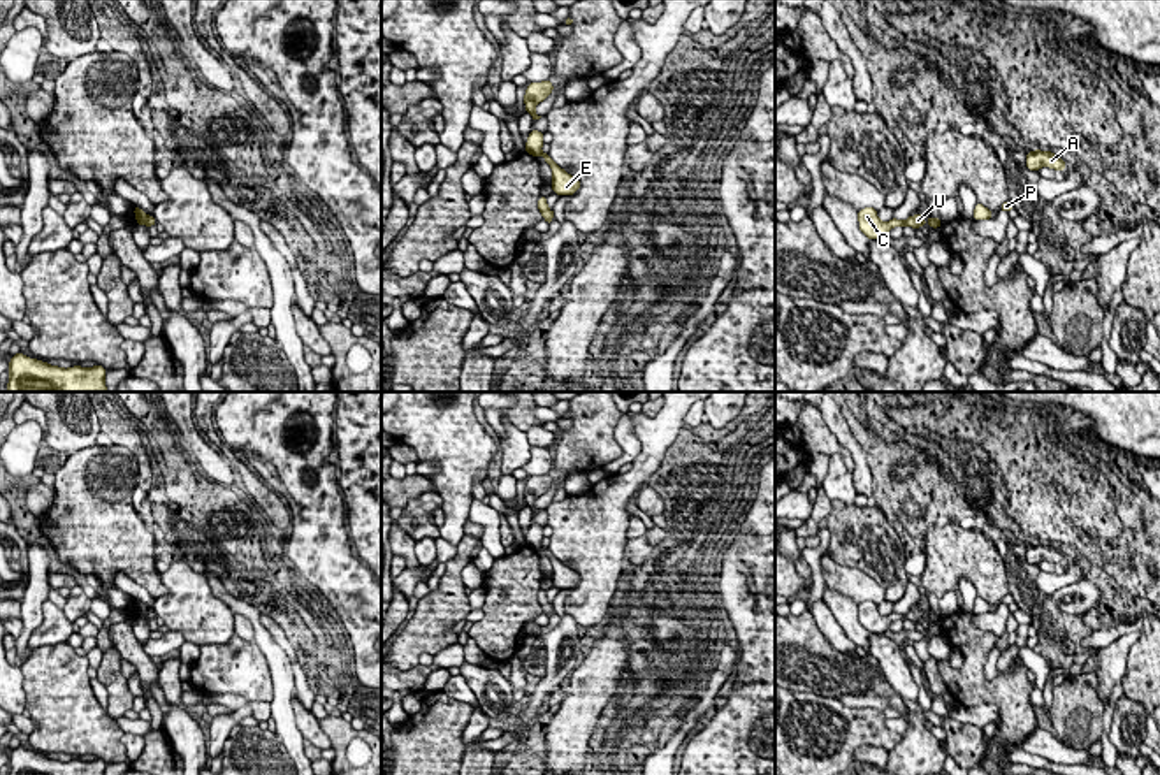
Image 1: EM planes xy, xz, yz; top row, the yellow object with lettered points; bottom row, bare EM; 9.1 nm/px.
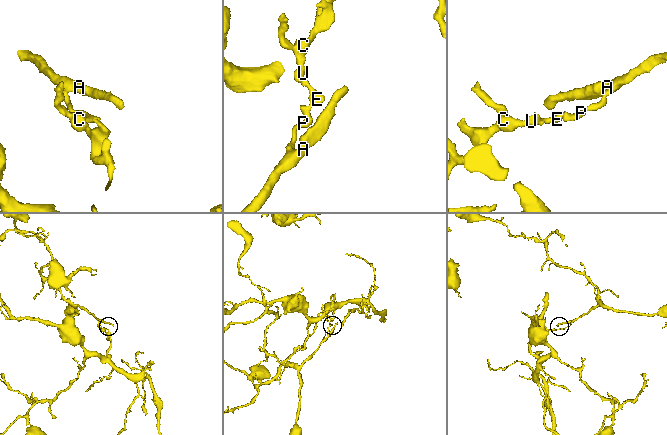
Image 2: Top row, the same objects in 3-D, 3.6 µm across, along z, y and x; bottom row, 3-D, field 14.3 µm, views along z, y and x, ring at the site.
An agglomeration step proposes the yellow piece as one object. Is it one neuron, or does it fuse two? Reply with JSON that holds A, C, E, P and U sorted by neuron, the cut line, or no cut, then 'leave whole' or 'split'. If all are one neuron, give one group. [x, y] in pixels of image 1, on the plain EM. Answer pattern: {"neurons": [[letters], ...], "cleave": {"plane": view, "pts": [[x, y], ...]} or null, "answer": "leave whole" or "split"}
{"neurons": [["A", "E", "P"], ["C", "U"]], "cleave": {"plane": "xy", "pts": [[148, 610], [144, 617]]}, "answer": "split"}

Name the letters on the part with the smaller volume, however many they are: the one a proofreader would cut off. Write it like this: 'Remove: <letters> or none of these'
Remove: A, E, P

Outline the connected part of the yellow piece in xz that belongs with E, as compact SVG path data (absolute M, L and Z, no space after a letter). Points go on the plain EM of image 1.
M541 547L540 550L545 552L545 555L550 559L552 562L552 583L557 589L573 589L576 583L580 583L580 575L576 571L573 571L571 568L568 568L564 562L561 562L550 550L548 547Z

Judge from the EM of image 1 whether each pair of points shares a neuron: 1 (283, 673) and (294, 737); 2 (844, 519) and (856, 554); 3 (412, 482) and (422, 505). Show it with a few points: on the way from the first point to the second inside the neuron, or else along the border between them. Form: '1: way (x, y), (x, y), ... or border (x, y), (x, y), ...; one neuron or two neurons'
1: way (283, 689), (285, 721); one neuron
2: way (853, 528), (856, 531), (856, 545); one neuron
3: border (434, 489), (412, 498), (403, 508); two neurons

